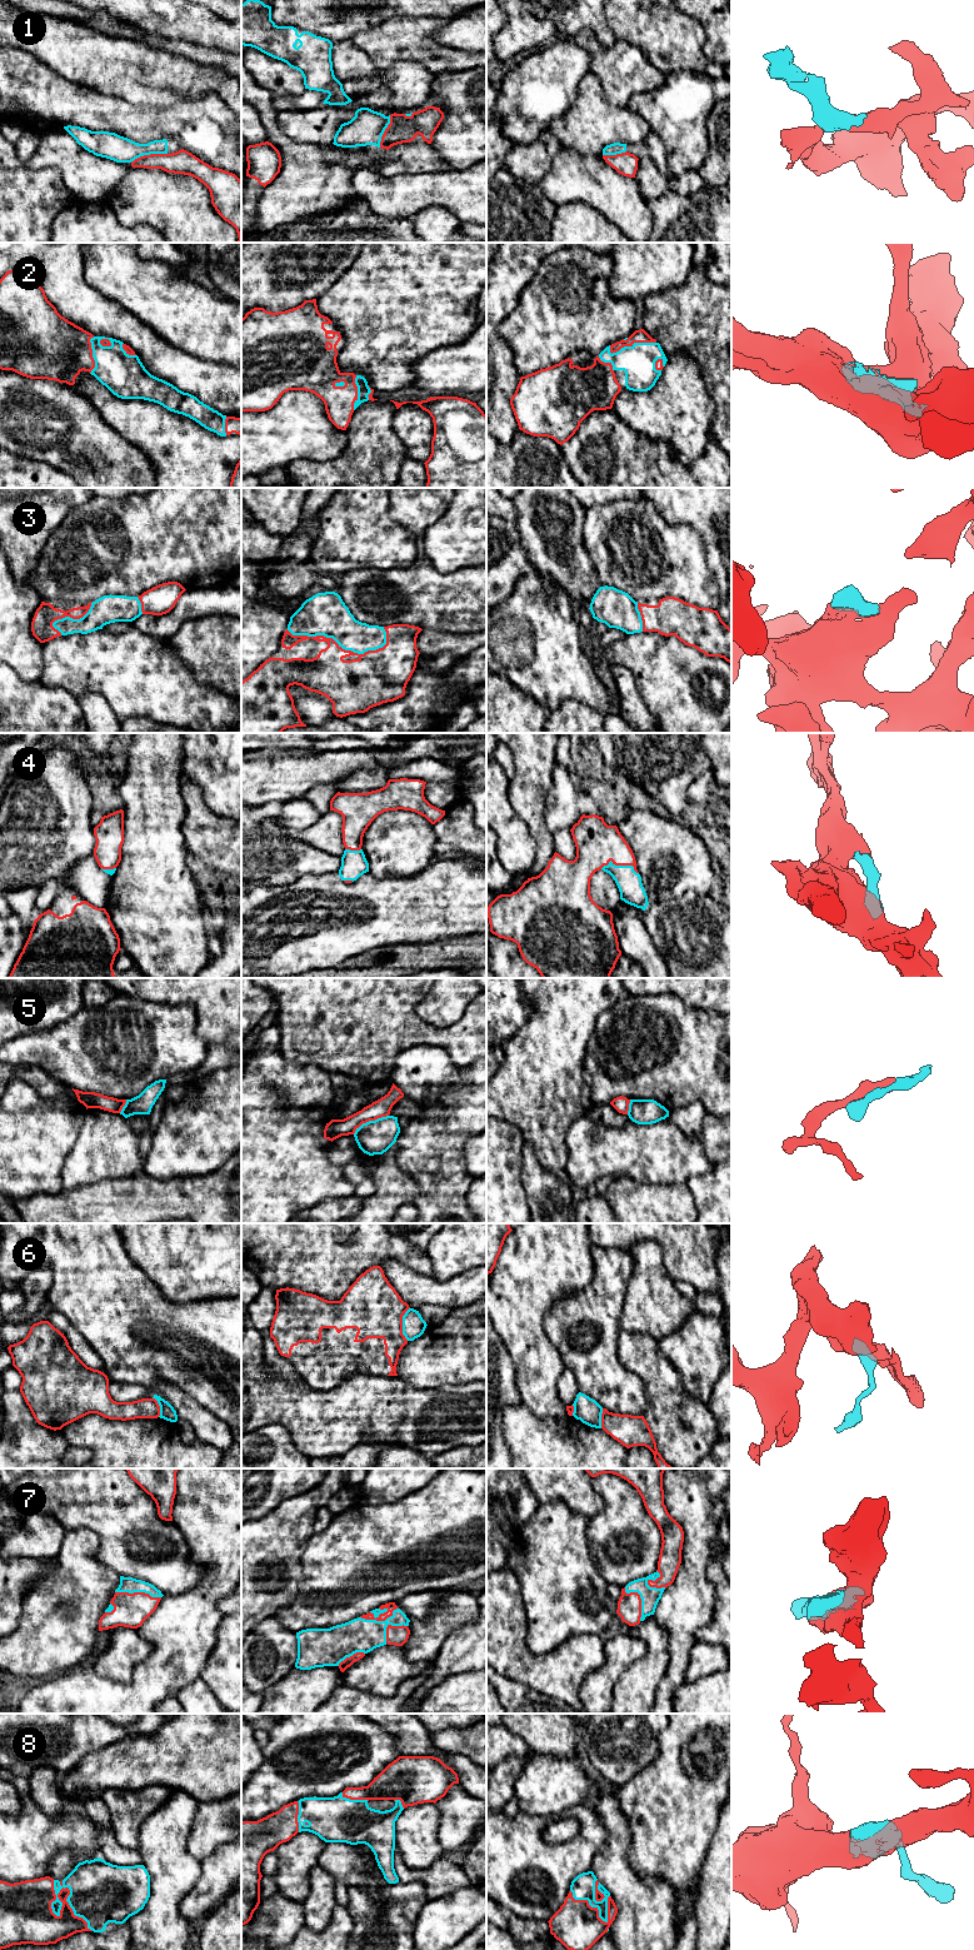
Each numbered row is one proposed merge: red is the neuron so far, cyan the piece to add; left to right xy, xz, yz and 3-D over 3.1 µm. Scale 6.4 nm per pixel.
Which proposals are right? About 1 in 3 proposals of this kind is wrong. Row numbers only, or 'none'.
2, 3, 4, 7, 8

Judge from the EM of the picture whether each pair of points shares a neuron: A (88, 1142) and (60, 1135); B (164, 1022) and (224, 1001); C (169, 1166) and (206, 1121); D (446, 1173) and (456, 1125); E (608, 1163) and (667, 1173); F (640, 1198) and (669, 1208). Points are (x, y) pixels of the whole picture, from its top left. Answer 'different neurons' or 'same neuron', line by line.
A: different neurons
B: different neurons
C: same neuron
D: same neuron
E: same neuron
F: same neuron

